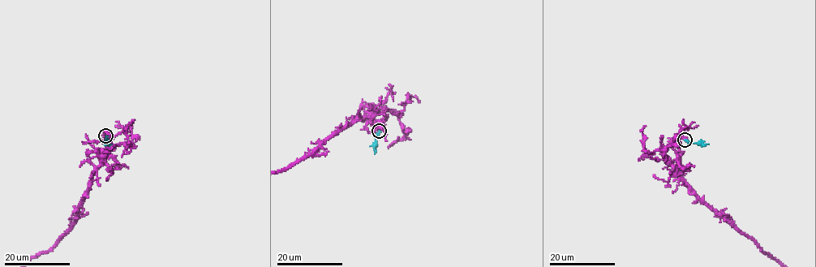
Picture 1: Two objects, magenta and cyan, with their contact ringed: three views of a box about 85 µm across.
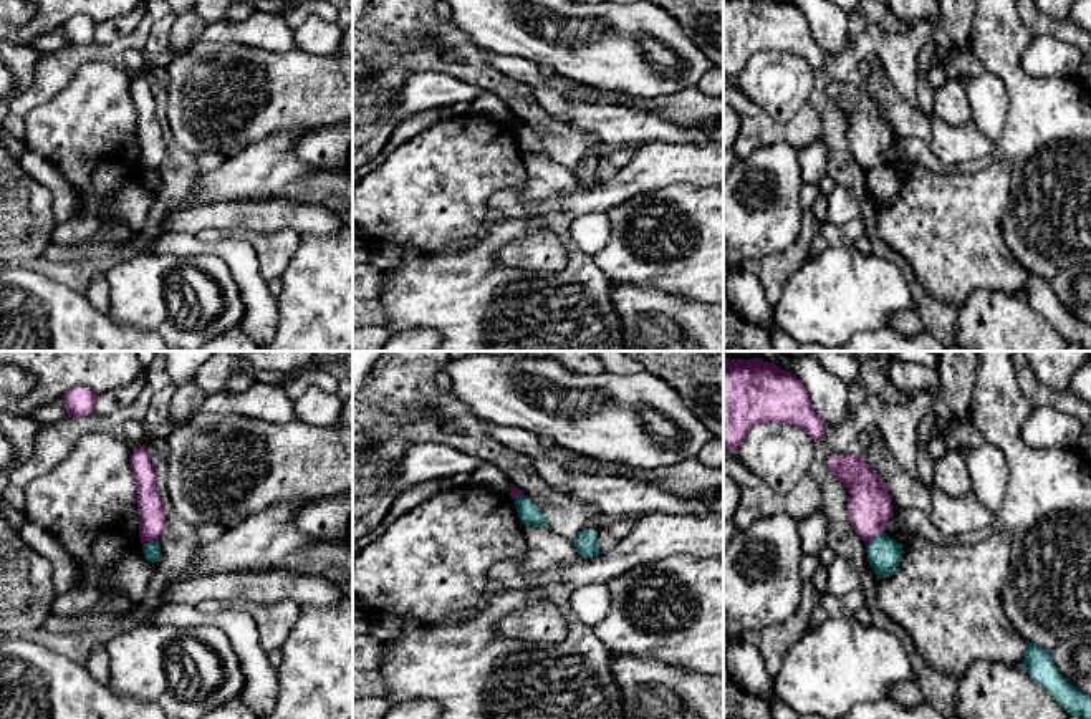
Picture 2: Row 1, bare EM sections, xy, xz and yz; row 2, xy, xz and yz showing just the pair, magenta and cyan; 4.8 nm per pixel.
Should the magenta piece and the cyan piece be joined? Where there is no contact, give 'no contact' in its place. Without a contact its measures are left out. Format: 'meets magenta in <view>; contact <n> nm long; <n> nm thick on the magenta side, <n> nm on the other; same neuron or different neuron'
meets magenta in yz; contact 110 nm long; 220 nm thick on the magenta side, 170 nm on the other; different neuron

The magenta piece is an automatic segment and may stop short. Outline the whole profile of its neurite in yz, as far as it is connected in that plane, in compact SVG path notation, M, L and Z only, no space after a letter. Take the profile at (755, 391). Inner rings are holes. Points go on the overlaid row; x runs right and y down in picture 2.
M723 358L723 447L735 452L752 427L770 421L805 429L815 442L826 431L793 373L758 358Z

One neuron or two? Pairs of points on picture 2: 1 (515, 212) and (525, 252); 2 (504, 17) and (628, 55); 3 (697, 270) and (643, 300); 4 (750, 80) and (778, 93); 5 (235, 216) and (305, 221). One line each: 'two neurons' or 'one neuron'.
1: two neurons
2: one neuron
3: two neurons
4: one neuron
5: one neuron

